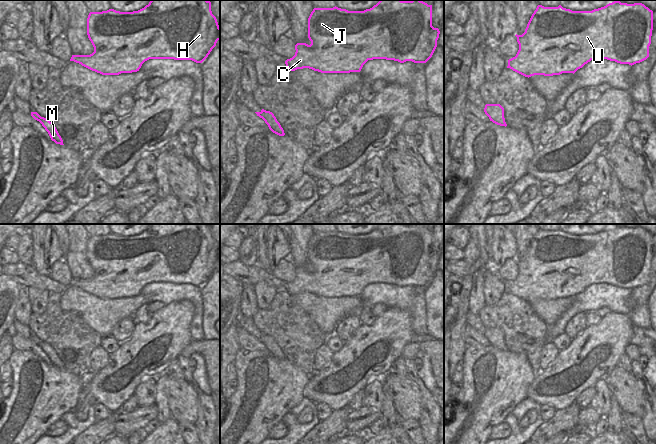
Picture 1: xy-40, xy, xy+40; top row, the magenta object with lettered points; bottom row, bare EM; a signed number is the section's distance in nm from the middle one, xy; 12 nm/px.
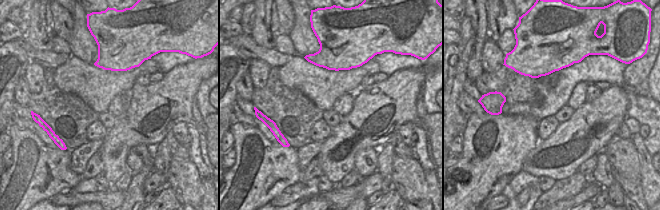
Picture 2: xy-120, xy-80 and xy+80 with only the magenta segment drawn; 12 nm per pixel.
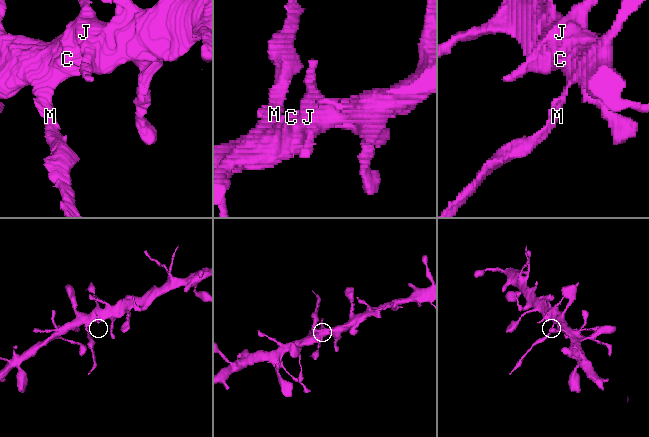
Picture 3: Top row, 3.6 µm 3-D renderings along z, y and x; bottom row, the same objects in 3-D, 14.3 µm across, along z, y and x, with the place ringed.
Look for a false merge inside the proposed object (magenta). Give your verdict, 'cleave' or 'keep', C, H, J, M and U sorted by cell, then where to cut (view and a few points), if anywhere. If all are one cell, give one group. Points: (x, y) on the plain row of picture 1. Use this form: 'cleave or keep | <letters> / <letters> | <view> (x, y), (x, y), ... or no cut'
cleave | C H J U / M | xy-40 (33, 341), (48, 345)

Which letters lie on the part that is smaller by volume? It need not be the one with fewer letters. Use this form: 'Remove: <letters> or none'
Remove: M.

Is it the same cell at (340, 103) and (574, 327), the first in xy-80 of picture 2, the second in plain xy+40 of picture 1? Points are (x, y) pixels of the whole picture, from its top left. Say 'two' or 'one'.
one

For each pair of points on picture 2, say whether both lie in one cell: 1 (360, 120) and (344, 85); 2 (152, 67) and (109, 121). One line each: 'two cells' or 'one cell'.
1: two cells
2: two cells

